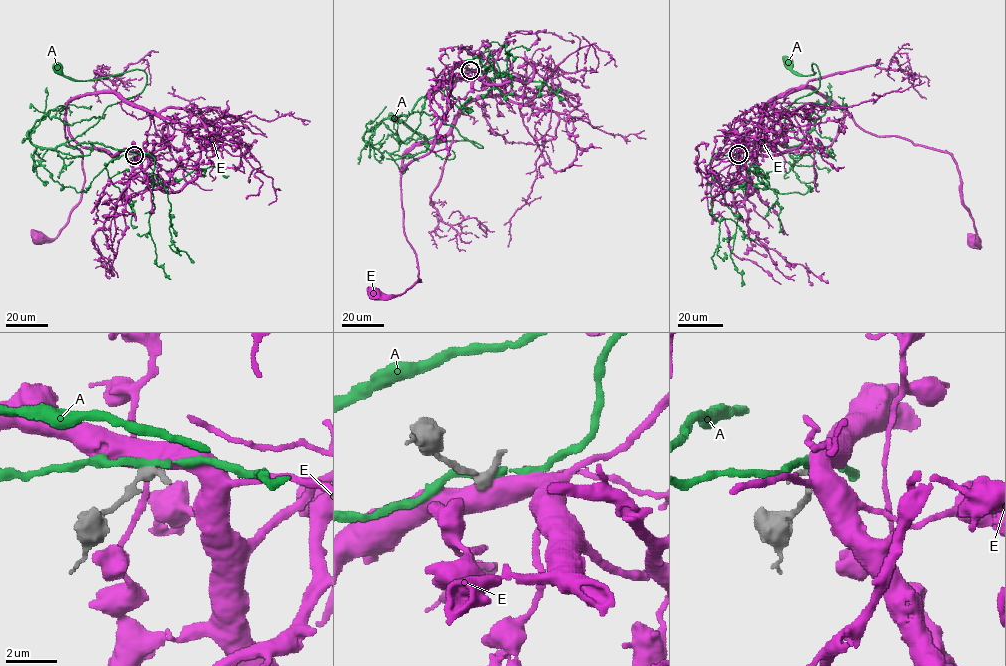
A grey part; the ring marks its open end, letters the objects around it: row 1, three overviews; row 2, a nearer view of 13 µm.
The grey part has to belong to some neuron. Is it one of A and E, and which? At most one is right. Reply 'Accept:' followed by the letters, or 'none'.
Accept: none

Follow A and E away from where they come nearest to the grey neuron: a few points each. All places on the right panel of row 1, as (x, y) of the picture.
A: (737, 154), (721, 152), (785, 145), (787, 109), (819, 87), (815, 64), (799, 74), (789, 61)
E: (737, 154), (826, 147), (846, 111), (869, 132), (903, 137), (949, 154), (976, 233), (972, 242)

